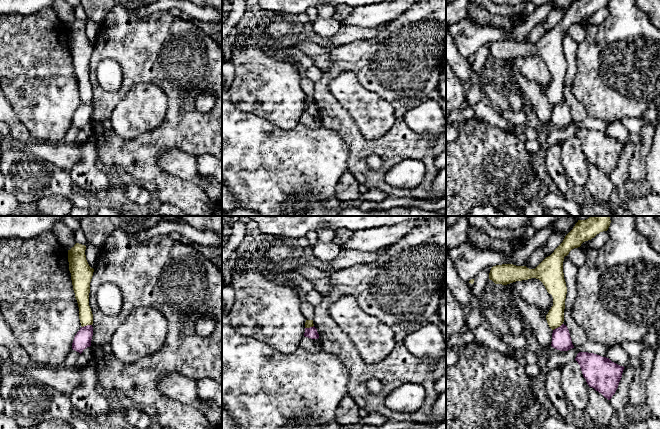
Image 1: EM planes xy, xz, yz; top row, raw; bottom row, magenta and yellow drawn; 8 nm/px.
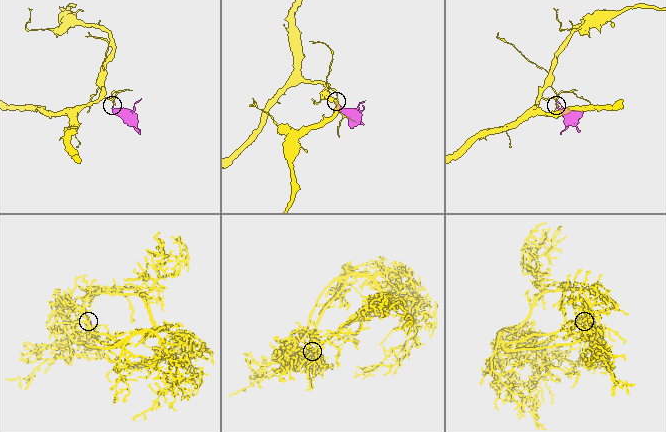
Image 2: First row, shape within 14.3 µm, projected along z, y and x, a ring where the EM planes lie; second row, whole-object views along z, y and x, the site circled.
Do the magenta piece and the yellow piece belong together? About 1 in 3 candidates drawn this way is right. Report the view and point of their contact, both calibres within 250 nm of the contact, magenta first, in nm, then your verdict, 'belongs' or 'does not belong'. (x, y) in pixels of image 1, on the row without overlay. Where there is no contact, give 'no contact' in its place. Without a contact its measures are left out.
meets magenta in xy at (87, 101); 140 nm thick on the magenta side, 110 nm on the other; does not belong

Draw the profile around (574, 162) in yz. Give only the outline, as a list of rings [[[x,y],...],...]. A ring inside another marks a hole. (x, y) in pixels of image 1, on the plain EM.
[[[575,135],[561,143],[561,164],[571,185],[584,188],[589,176],[589,161]]]

